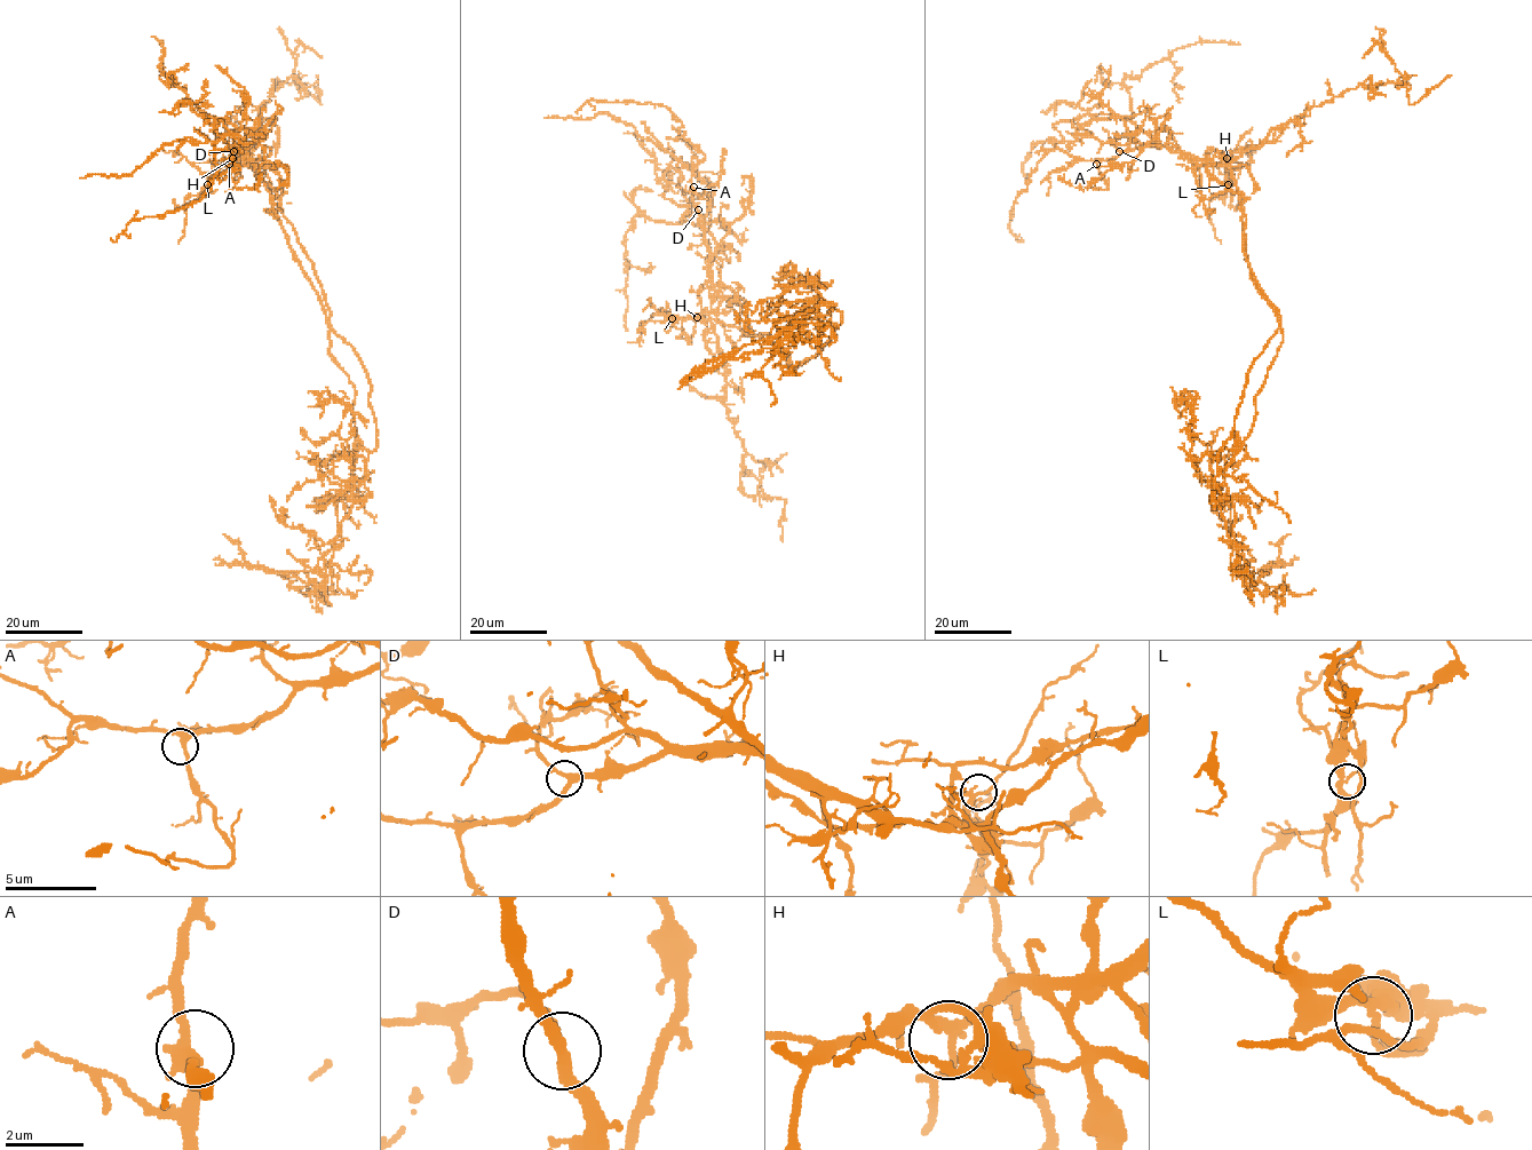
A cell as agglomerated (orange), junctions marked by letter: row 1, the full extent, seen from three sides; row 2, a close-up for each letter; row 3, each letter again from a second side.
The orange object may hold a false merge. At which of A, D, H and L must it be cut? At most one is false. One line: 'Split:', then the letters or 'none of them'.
Split: L

